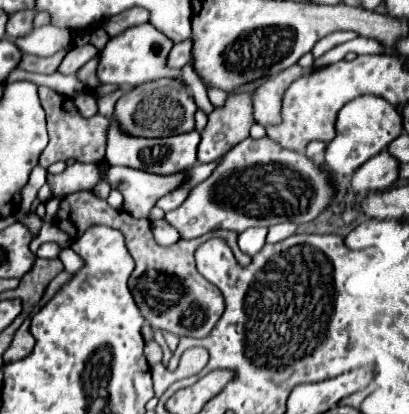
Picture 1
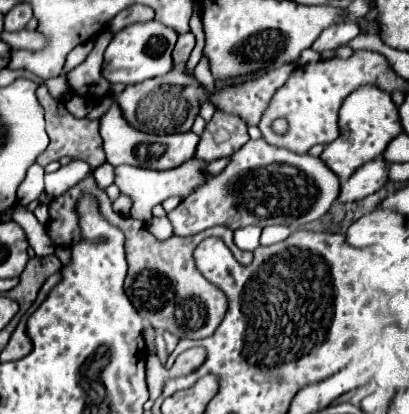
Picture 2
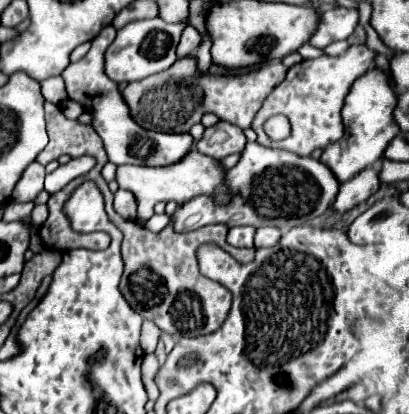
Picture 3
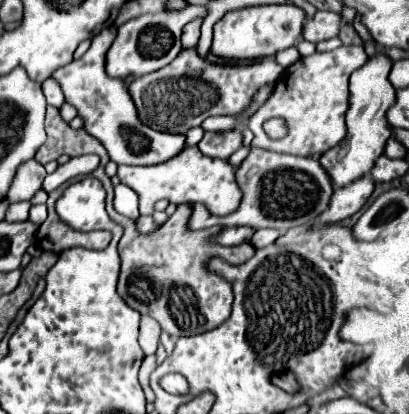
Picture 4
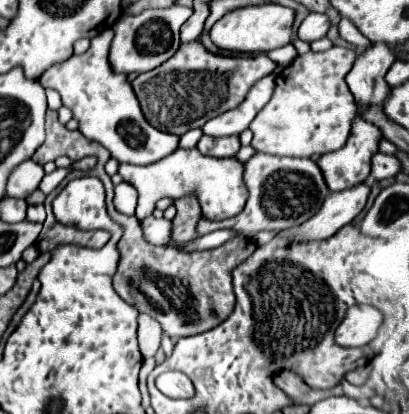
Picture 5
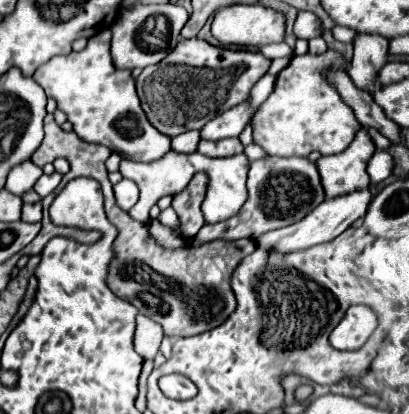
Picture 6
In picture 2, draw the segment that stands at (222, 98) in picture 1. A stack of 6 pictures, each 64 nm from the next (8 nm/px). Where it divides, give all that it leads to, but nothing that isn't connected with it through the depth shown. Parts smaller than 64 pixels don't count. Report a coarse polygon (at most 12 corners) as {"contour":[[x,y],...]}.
{"contour":[[205,56],[194,70],[196,79],[208,91],[214,90],[216,82]]}

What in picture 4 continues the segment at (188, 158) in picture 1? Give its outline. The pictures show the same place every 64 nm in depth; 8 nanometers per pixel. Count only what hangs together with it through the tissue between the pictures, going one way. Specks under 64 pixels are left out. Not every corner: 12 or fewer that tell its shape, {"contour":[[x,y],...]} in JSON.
{"contour":[[116,28],[54,70],[84,130],[116,164],[152,166],[184,148],[140,122],[124,80],[106,74]]}

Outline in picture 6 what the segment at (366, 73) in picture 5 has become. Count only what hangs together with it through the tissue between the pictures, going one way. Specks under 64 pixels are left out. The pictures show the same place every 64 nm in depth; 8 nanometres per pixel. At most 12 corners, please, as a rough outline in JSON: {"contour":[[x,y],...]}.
{"contour":[[358,32],[348,74],[358,88],[376,92],[388,38]]}

